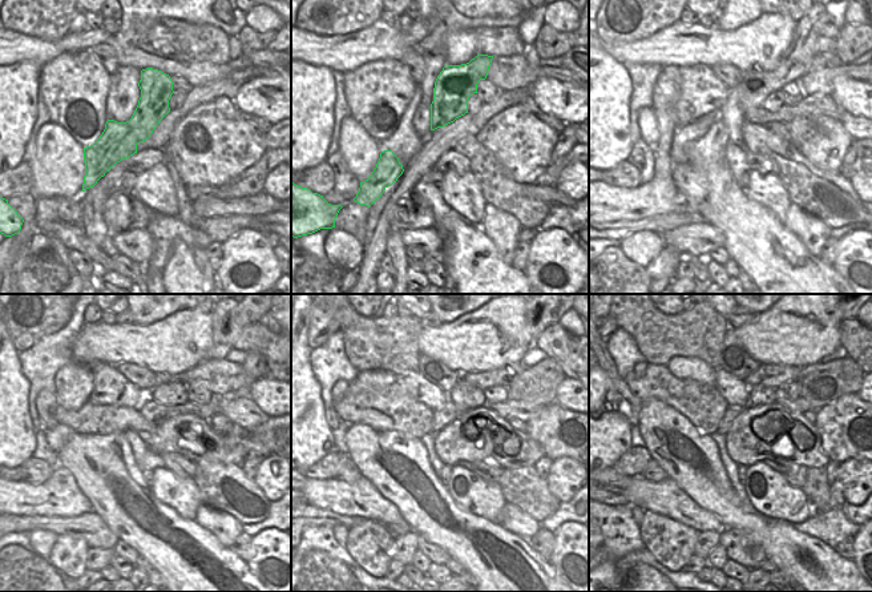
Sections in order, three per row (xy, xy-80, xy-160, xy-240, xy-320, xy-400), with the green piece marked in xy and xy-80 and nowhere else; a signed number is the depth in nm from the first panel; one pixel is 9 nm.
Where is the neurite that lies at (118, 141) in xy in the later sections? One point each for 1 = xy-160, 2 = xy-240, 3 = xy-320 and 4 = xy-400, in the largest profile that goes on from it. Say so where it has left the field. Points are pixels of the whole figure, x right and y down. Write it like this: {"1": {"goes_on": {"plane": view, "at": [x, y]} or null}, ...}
{"1": {"goes_on": {"plane": "xy-160", "at": [659, 196]}}, "2": {"goes_on": {"plane": "xy-240", "at": [60, 495]}}, "3": {"goes_on": {"plane": "xy-320", "at": [360, 499]}}, "4": {"goes_on": {"plane": "xy-400", "at": [666, 498]}}}

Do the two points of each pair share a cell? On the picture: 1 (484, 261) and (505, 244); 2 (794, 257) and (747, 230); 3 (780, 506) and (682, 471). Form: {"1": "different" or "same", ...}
{"1": "different", "2": "same", "3": "different"}

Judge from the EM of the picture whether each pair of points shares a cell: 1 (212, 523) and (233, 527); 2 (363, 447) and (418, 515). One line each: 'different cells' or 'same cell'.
1: same cell
2: same cell

